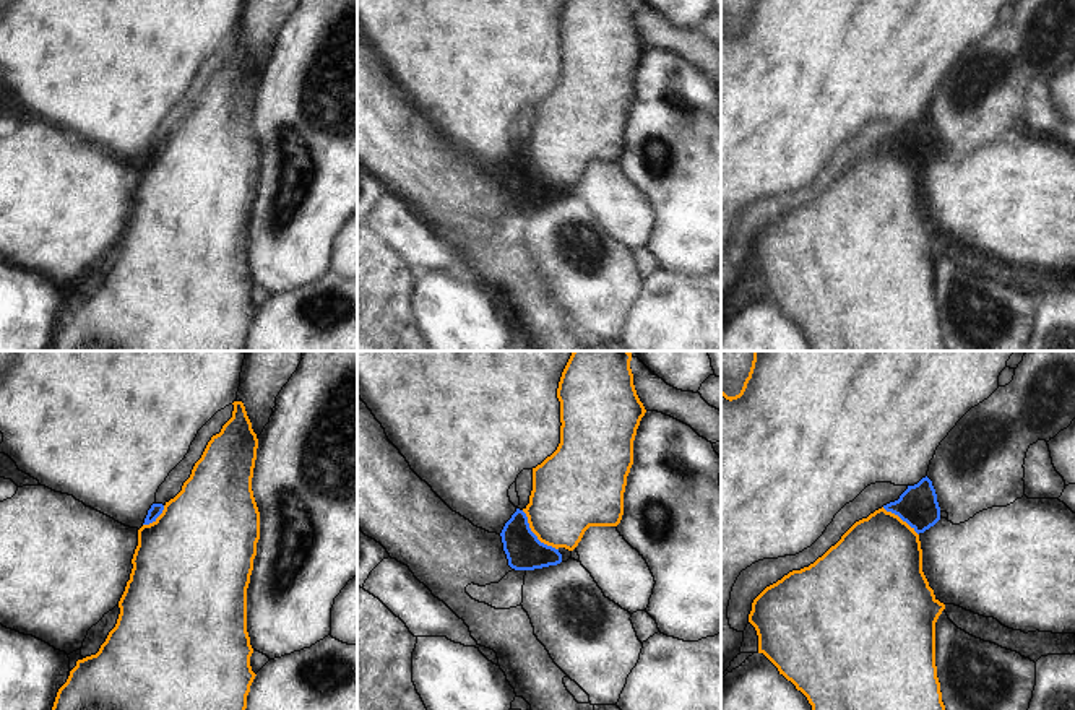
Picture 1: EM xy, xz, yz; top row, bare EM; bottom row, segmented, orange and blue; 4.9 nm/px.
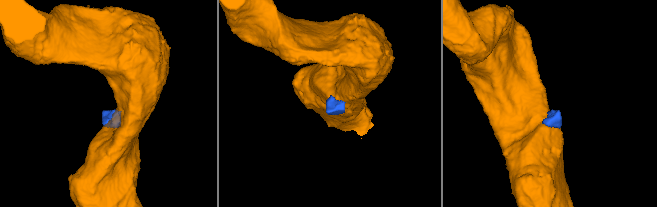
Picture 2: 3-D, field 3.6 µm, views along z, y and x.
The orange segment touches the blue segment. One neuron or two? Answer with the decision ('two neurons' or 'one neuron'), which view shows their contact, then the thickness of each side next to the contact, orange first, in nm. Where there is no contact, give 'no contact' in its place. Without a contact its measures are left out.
two neurons | xz | 360/180 nm

